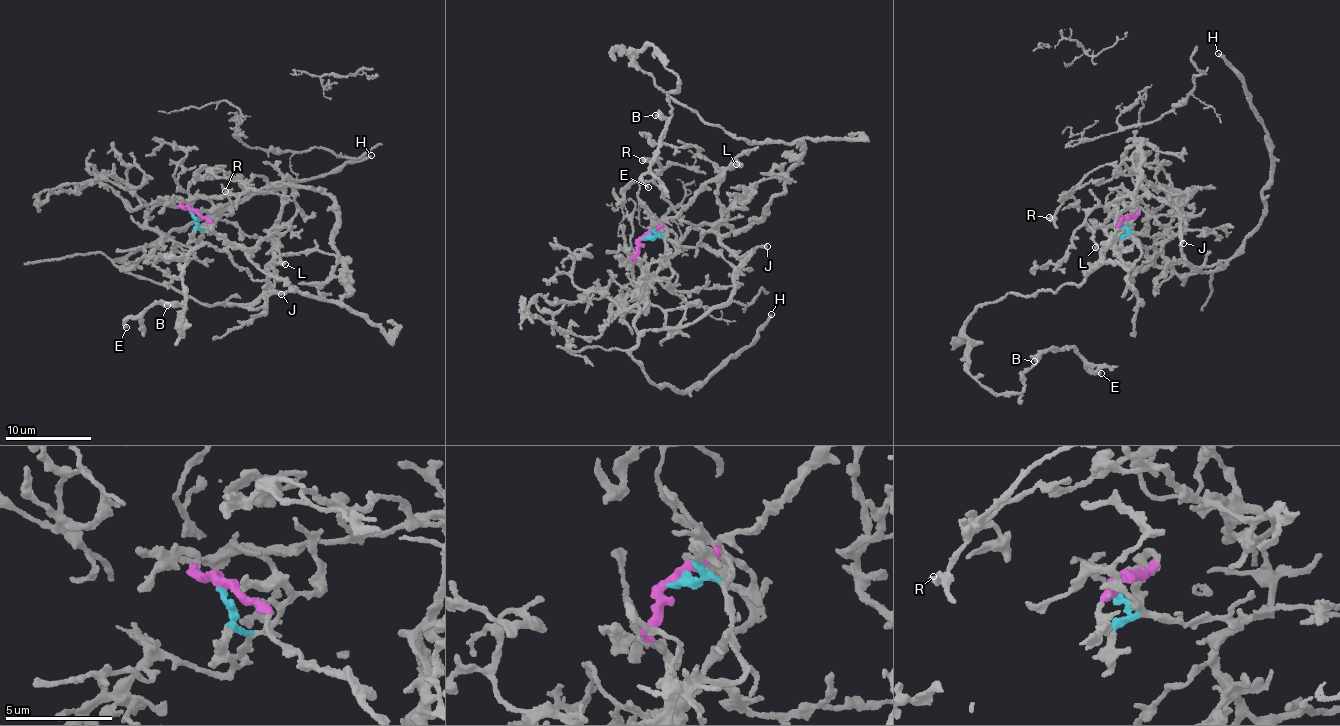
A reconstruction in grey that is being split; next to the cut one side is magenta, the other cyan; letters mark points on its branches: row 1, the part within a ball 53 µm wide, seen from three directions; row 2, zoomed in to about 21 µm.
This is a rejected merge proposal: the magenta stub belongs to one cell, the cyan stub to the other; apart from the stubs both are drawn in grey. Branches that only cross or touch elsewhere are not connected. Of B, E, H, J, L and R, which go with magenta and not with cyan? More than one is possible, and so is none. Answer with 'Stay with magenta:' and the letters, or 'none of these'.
Stay with magenta: B, E

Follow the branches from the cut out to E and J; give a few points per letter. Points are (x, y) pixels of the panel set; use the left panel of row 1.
E: (192, 210), (288, 288), (251, 279), (203, 243), (183, 269), (182, 334), (178, 304), (155, 304), (127, 328)
J: (192, 212), (202, 233), (193, 245), (162, 241), (120, 269), (208, 304), (259, 300), (271, 291), (281, 295)

